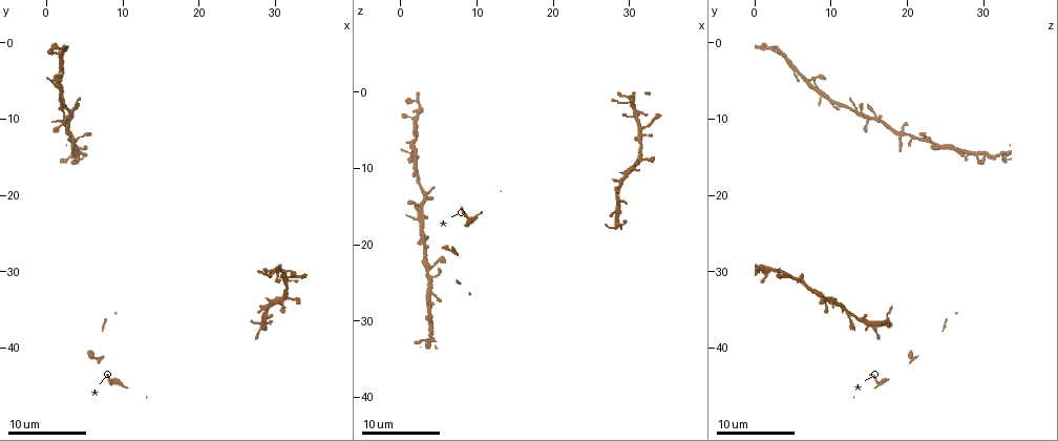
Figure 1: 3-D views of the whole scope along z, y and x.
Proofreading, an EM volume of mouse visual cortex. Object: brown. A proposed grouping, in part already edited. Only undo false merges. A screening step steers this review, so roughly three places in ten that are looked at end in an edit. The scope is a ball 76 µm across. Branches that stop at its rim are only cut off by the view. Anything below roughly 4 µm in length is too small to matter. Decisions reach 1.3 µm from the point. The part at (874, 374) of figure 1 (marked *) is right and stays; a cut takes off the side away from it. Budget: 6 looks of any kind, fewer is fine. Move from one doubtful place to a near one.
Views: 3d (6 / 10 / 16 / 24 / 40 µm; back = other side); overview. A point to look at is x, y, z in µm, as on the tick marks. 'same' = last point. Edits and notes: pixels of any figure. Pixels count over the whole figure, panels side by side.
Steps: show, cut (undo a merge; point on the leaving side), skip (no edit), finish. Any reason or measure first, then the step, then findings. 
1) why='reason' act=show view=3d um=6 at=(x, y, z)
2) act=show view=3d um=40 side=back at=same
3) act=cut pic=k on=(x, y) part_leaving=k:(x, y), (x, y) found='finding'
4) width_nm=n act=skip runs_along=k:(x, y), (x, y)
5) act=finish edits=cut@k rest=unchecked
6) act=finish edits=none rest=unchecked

act=show view=3d um=6 at=(4.0, 15.0, 27.5)

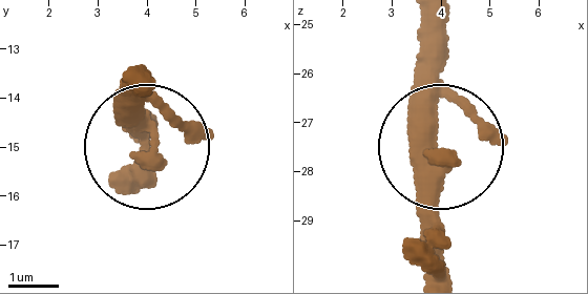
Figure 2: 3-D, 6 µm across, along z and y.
act=skip found='continuous, no second neuron'

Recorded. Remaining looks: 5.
why='four or more arms meet' act=show view=3d um=10 at=(3.0, 12.0, 20.0)

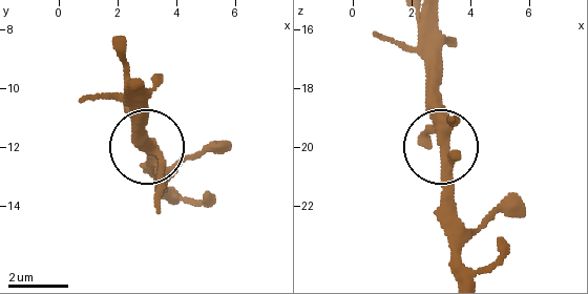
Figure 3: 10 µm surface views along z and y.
act=skip found='continuous, no second neuron'

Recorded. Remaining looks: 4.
why='four-way junction' act=show view=3d um=6 at=(30.5, 29.5, 1.0)

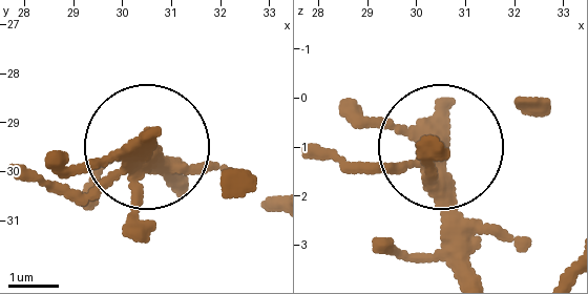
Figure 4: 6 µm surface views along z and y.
arms=4 act=skip runs_along=4:(179, 190), (145, 156), (149, 144), (253, 177) found='continuous, no second neuron'

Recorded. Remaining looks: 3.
act=finish edits=none rest=unchecked

